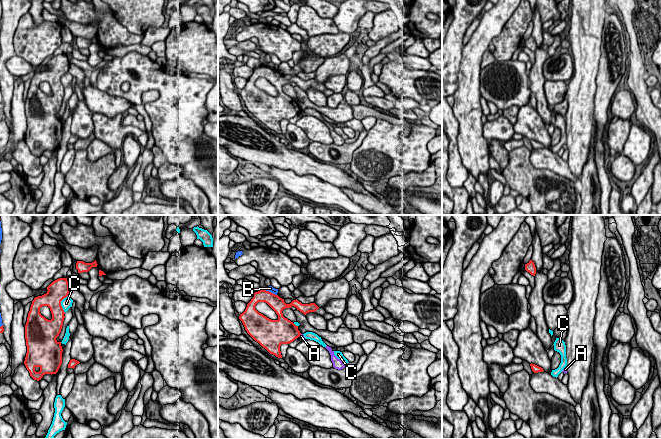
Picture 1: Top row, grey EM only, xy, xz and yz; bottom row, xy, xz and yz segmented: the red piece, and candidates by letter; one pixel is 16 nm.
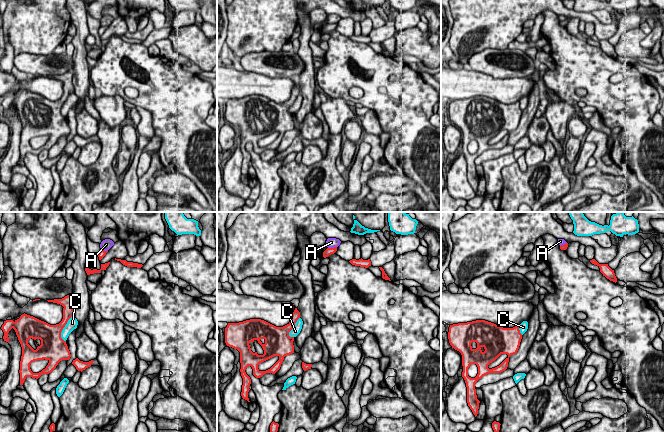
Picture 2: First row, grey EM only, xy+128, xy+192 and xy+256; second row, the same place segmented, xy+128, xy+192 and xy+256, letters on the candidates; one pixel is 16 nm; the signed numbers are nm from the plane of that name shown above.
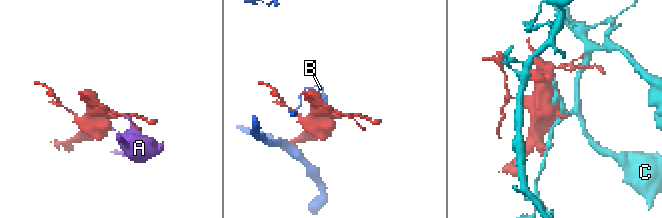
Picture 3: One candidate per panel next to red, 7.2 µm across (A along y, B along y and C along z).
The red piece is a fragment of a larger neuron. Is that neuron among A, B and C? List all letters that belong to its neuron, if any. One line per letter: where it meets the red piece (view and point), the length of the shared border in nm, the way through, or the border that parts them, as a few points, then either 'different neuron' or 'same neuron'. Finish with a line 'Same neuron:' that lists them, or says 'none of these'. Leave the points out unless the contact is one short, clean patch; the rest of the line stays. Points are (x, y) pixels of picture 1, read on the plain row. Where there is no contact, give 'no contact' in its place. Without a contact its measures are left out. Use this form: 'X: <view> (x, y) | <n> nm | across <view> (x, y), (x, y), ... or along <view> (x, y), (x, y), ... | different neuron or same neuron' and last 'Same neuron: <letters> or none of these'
A: xz (300, 110) | 60 nm | different neuron
B: xz (271, 69) | 200 nm | different neuron
C: xy (60, 80) | 300 nm | different neuron
Same neuron: none of these

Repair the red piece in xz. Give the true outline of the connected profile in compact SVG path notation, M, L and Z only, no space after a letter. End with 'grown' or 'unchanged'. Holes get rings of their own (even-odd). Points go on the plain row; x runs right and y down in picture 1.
M260 66L253 70L253 74L247 80L245 87L240 90L247 109L265 124L270 130L282 134L280 122L289 120L300 113L301 109L293 98L283 92L282 87L285 84L296 83L297 86L306 91L309 88L324 92L326 87L319 84L315 79L302 80L297 75L290 80L286 80L284 75L280 74L266 66ZM258 78L267 79L278 91L277 96L271 96L259 89L255 82Z; grown

